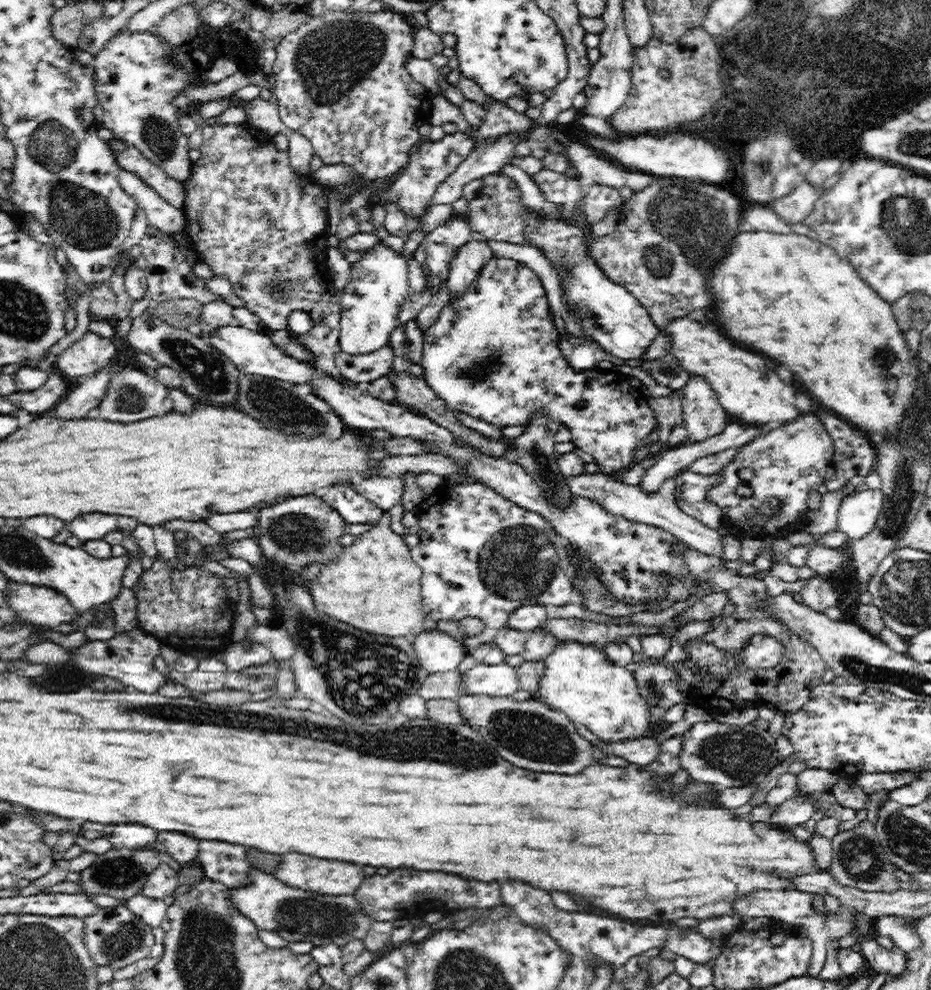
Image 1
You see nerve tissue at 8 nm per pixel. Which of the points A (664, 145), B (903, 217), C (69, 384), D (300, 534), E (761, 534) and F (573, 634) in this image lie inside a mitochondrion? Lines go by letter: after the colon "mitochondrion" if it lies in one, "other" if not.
A: other
B: mitochondrion
C: other
D: mitochondrion
E: other
F: other

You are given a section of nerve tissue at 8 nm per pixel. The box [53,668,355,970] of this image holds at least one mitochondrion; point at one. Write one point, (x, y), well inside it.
(121, 941)

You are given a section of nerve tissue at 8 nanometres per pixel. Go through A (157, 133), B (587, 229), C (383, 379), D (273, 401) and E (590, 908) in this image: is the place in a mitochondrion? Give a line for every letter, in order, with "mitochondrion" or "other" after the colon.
A: mitochondrion
B: other
C: other
D: mitochondrion
E: other

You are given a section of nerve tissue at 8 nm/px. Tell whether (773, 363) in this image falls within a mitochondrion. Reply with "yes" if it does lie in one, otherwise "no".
no

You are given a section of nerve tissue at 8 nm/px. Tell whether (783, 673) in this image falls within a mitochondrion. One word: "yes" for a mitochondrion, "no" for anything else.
no

